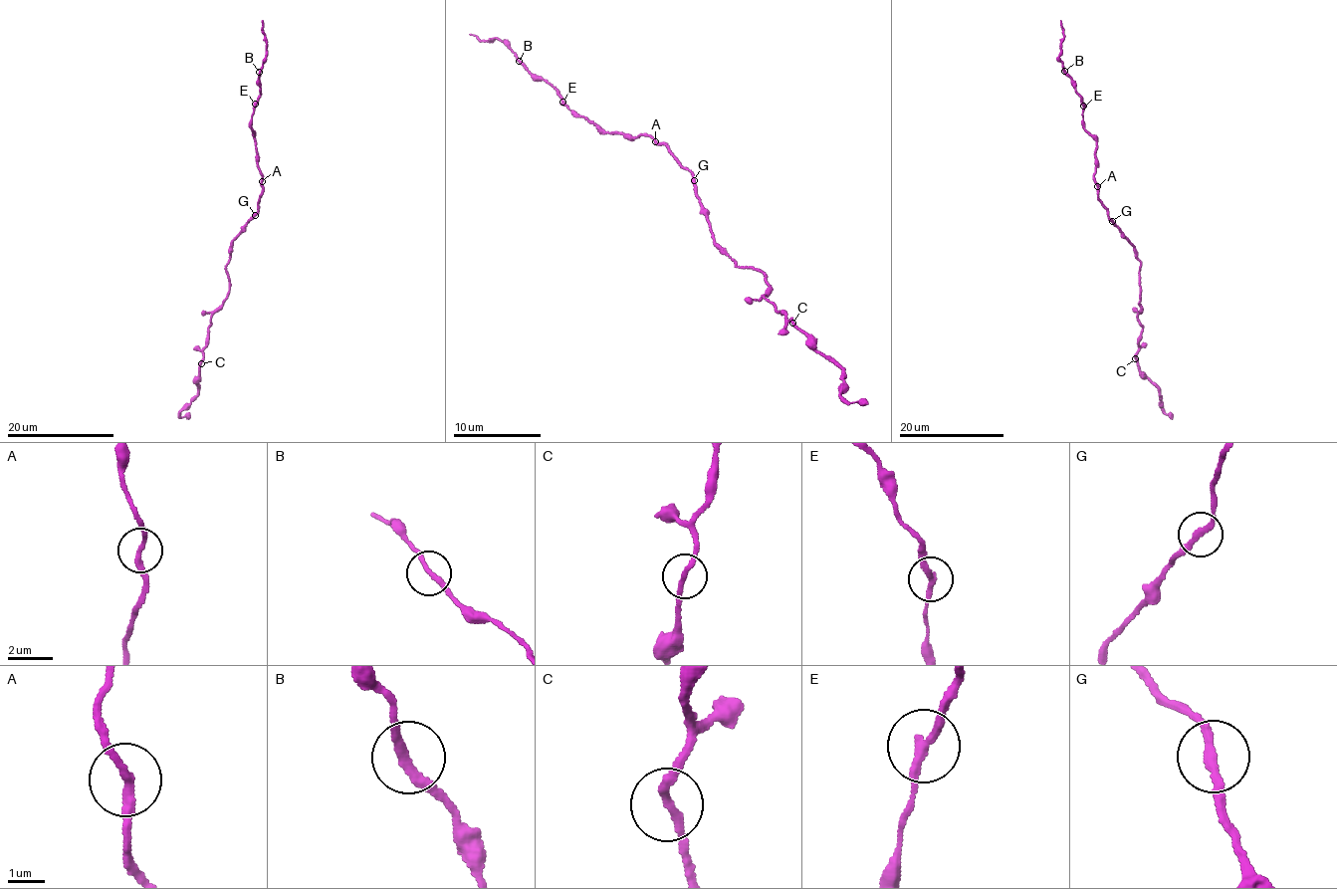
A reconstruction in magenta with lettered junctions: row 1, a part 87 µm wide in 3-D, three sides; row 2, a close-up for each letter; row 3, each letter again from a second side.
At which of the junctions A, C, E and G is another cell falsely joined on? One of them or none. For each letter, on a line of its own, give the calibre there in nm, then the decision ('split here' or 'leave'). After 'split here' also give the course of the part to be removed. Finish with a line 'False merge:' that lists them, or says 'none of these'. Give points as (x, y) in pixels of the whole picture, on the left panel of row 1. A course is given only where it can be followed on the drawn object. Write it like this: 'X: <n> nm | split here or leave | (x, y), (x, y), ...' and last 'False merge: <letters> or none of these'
A: 240 nm | leave
C: 220 nm | leave
E: 240 nm | split here | (255, 105), (260, 92), (259, 73), (265, 58), (266, 39), (262, 21)
G: 240 nm | leave
False merge: E

